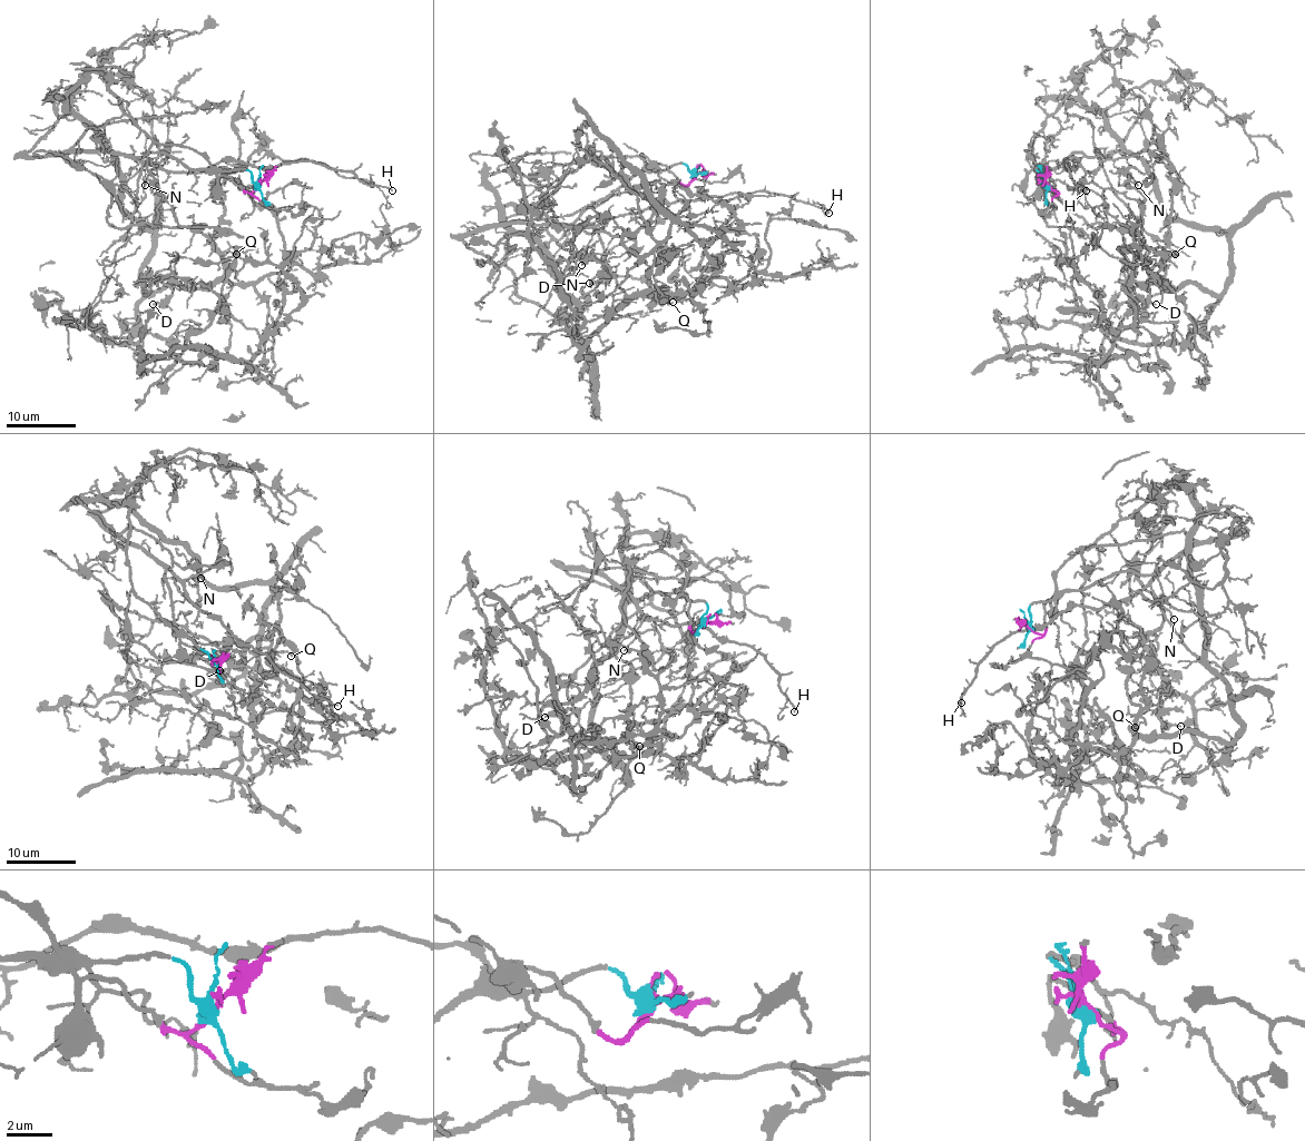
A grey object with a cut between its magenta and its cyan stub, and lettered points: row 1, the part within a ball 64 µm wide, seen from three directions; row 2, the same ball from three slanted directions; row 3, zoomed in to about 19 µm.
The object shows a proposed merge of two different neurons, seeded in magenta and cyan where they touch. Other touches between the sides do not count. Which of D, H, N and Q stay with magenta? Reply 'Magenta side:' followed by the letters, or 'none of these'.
Magenta side: D, Q

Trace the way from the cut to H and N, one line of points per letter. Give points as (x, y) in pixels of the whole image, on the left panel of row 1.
H: (259, 184), (247, 170), (185, 168), (159, 153), (138, 159), (169, 171), (321, 163), (392, 190)
N: (259, 184), (247, 170), (185, 168), (159, 153), (138, 158), (165, 161), (148, 174), (145, 186)

